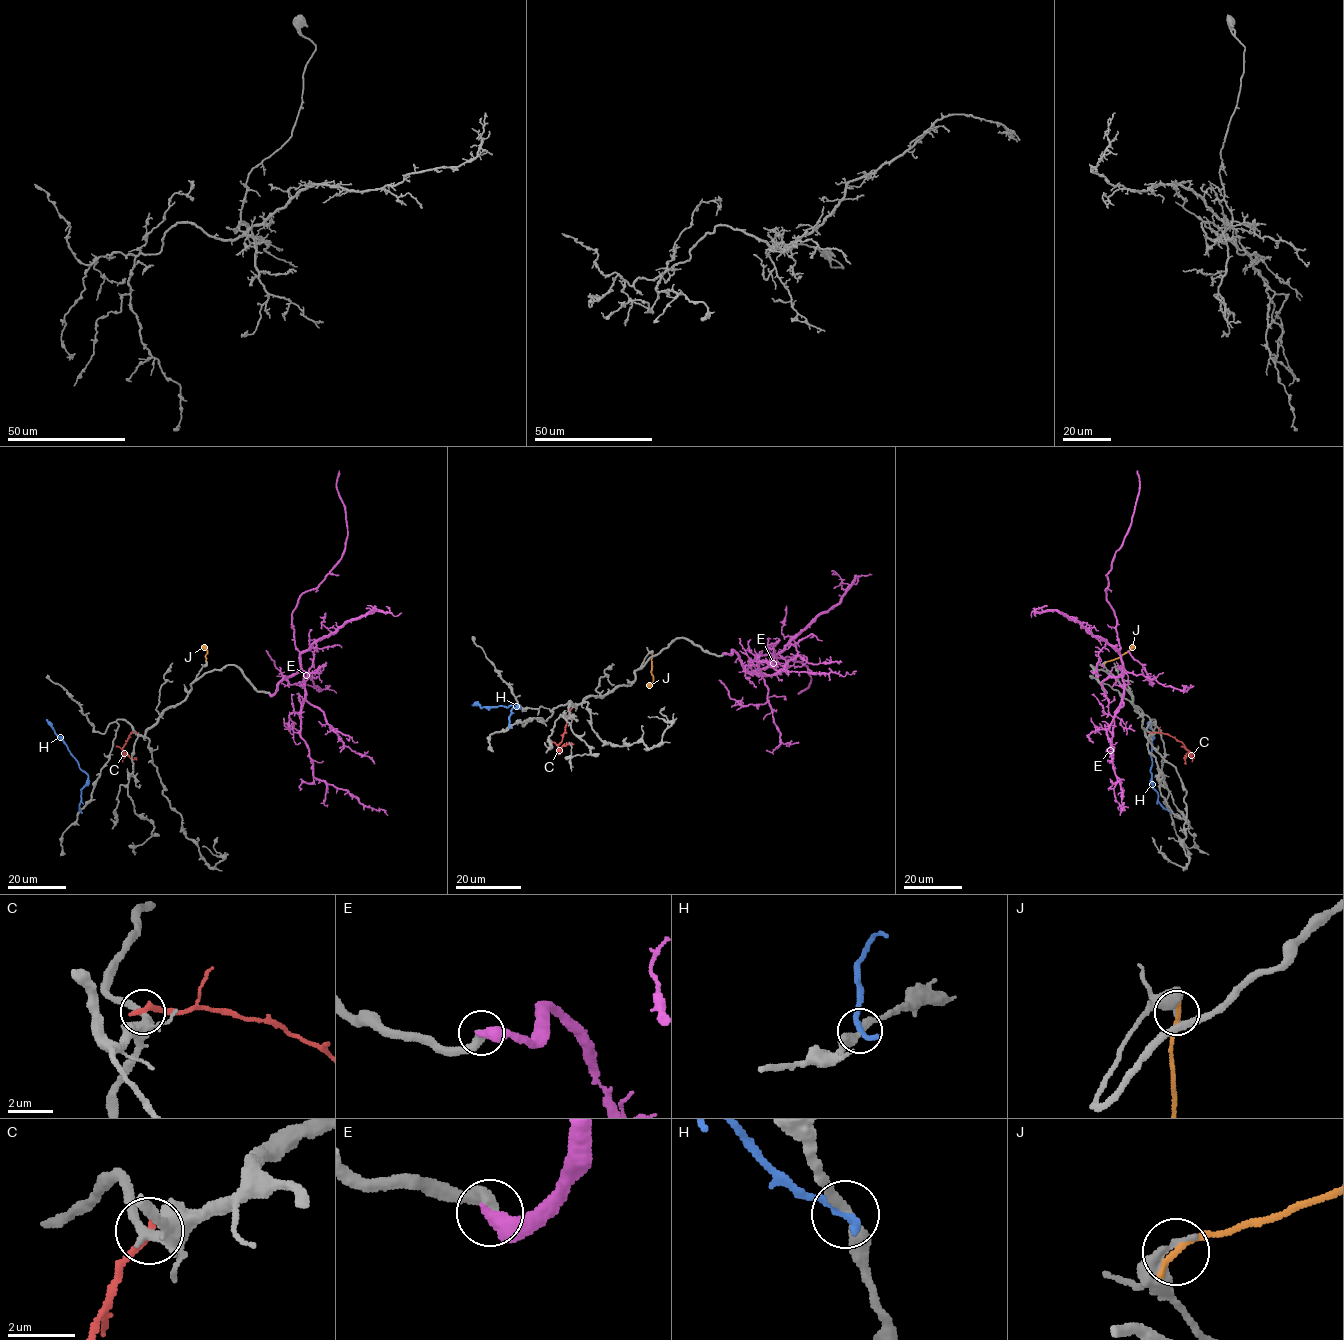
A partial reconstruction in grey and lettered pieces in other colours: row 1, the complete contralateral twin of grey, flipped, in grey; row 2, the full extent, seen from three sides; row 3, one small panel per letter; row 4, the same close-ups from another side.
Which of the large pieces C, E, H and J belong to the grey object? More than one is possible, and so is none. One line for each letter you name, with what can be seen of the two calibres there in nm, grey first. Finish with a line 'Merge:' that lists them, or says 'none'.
E: 440/480 nm
Merge: E

